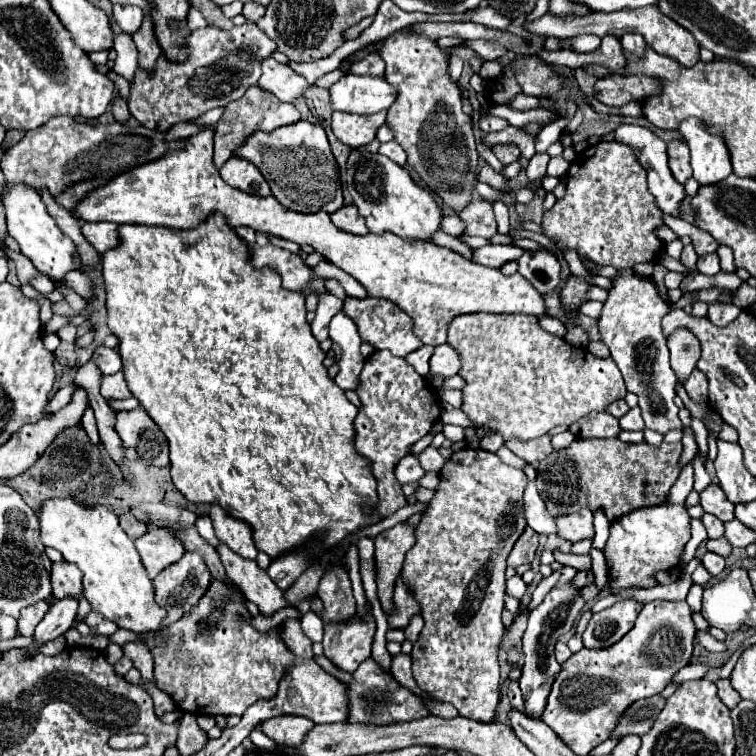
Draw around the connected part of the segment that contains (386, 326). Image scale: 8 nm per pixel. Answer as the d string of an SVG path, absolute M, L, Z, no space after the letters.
M348 298L348 300L344 300L344 310L356 322L362 340L372 344L378 350L390 350L392 354L404 358L408 352L418 350L422 346L422 342L412 332L412 318L390 300L384 300L384 298L362 298L362 300Z

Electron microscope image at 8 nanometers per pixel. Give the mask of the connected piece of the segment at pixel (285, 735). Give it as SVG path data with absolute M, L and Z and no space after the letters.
M286 714L282 718L270 718L262 724L262 732L276 744L284 746L300 746L312 728L314 722L310 722L310 718L292 714Z

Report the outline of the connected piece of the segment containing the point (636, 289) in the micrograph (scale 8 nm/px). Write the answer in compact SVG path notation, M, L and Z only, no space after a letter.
M620 268L618 276L612 278L612 288L608 288L608 298L598 318L602 342L610 348L610 356L622 370L628 392L634 392L640 398L638 406L642 408L646 428L660 434L684 428L678 418L678 406L674 404L678 380L674 378L674 370L670 370L666 336L662 332L662 318L668 312L670 302L658 294L656 284L650 278Z

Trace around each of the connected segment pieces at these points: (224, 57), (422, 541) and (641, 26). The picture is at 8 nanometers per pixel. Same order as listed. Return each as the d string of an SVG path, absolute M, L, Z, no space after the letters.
M254 22L220 30L206 26L188 36L188 58L184 62L168 60L160 54L152 70L138 68L130 82L128 110L146 128L168 130L178 122L194 122L210 108L226 106L244 96L260 78L260 58L270 56L276 44L262 34Z
M472 448L454 452L440 470L440 484L422 512L422 520L414 528L416 544L406 552L402 566L402 582L422 606L426 622L412 648L412 672L416 684L432 698L454 704L460 716L480 722L492 722L498 704L498 650L506 632L502 624L506 588L504 570L506 556L526 526L522 508L522 492L526 484L522 470L502 464L492 452Z
M642 6L638 10L618 10L618 12L610 12L610 14L594 12L594 14L588 14L588 16L580 16L580 18L568 16L566 20L560 20L552 14L544 14L542 18L528 22L524 26L532 34L556 36L556 38L570 38L570 36L578 36L578 34L596 34L600 38L604 38L606 34L614 34L614 36L642 34L646 44L662 56L672 56L688 68L694 66L696 62L700 62L700 44L696 42L696 38L686 28L682 28L678 22L674 22L672 18L662 14L662 10L658 10L658 6Z

